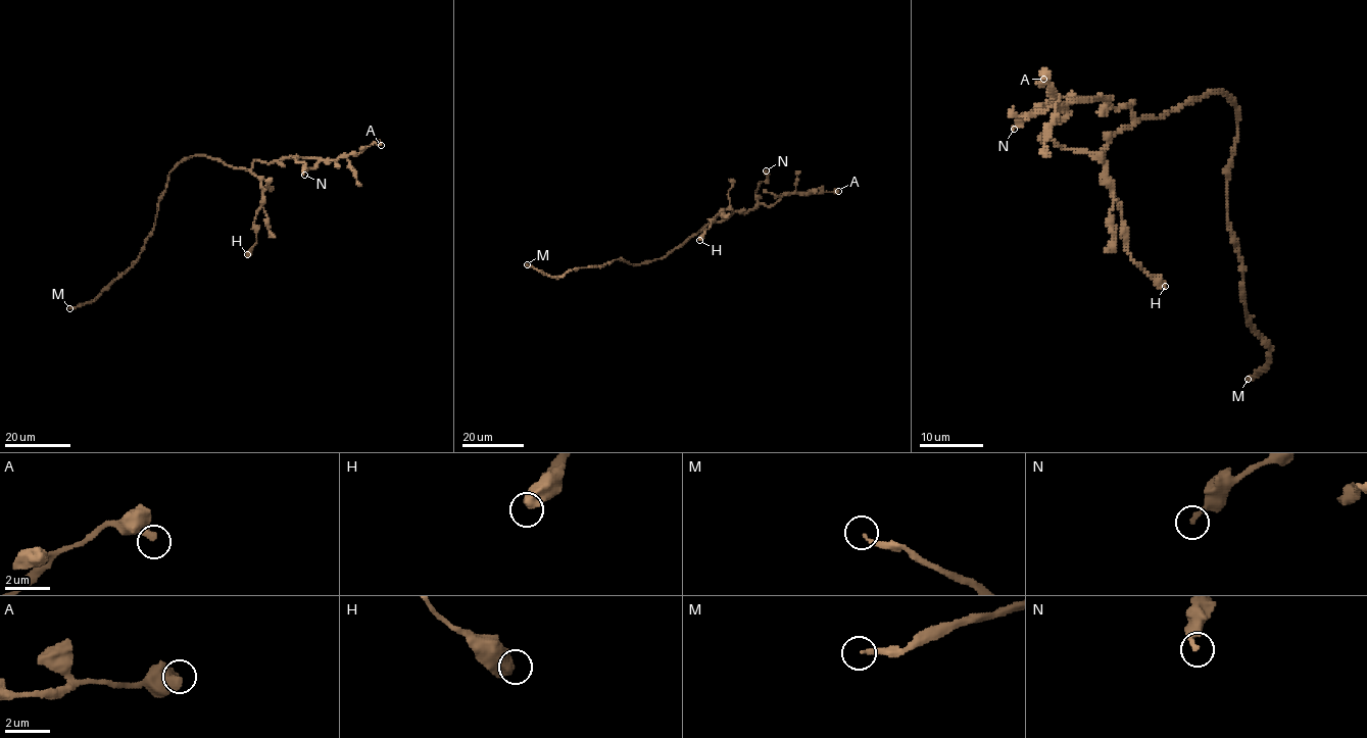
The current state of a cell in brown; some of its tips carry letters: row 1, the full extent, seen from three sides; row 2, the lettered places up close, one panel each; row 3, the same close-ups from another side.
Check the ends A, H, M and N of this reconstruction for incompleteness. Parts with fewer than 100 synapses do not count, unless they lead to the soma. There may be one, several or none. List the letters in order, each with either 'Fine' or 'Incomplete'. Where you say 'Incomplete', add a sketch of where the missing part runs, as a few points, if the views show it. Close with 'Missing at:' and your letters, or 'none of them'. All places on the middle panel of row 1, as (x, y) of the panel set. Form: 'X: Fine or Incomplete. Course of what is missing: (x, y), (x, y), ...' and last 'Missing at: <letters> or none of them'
A: Fine
H: Fine
M: Incomplete. Course of what is missing: (527, 264), (519, 260), (501, 263), (494, 272), (487, 262), (490, 265), (474, 274), (458, 289), (476, 286)
N: Fine
Missing at: M

